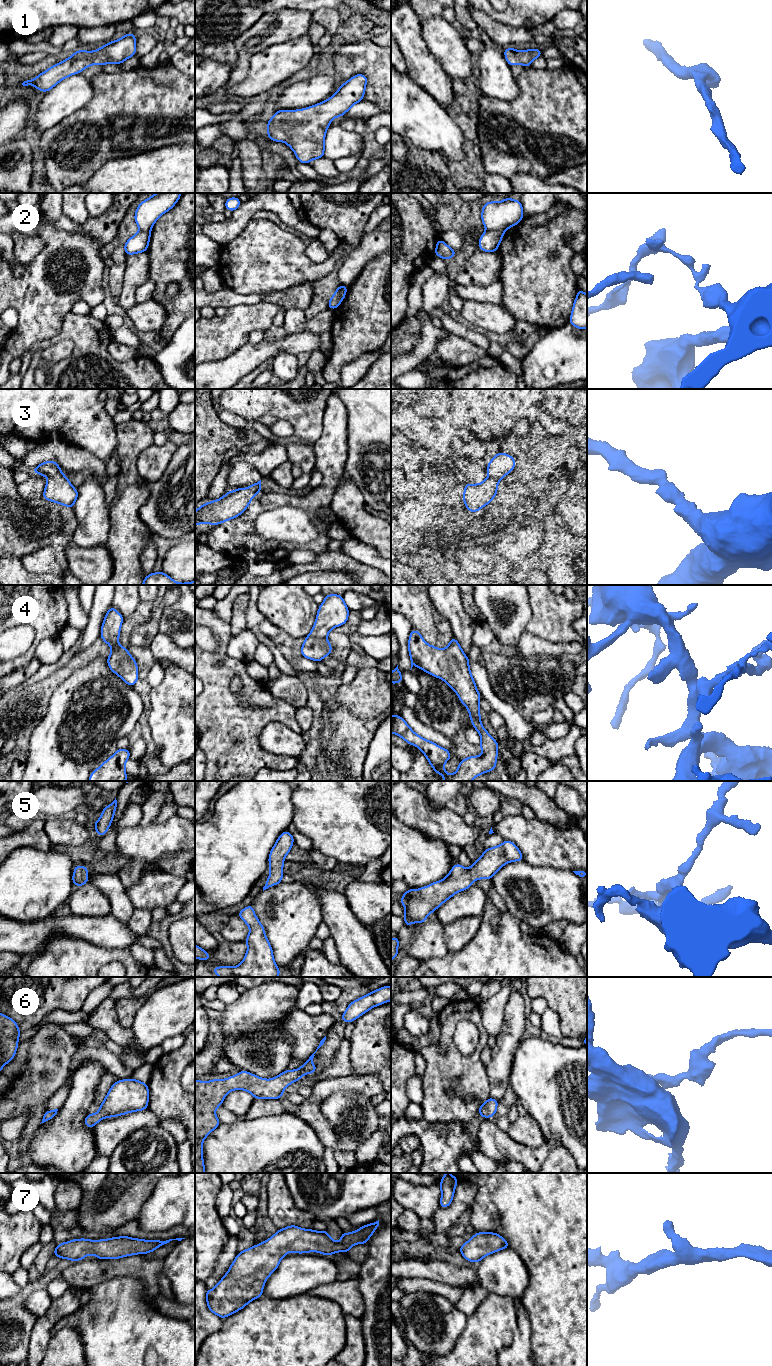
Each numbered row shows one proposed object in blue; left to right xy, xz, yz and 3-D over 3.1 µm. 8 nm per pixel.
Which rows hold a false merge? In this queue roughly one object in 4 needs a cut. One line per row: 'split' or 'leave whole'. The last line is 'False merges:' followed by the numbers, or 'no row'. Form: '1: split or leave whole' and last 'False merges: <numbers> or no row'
1: leave whole
2: split
3: leave whole
4: leave whole
5: leave whole
6: leave whole
7: leave whole
False merges: 2

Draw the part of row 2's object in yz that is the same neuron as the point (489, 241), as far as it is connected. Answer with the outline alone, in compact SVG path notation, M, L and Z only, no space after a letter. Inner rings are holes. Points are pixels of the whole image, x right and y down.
M485 231L479 238L479 249L484 252L496 252L504 236L504 231Z

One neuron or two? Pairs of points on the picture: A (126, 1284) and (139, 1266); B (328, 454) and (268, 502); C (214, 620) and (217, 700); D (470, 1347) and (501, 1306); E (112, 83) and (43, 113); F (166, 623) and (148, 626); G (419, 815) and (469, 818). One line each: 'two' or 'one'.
A: two
B: one
C: one
D: one
E: two
F: two
G: two

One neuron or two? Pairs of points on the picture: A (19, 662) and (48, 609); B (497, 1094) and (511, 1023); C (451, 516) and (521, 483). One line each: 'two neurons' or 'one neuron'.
A: one neuron
B: one neuron
C: two neurons

